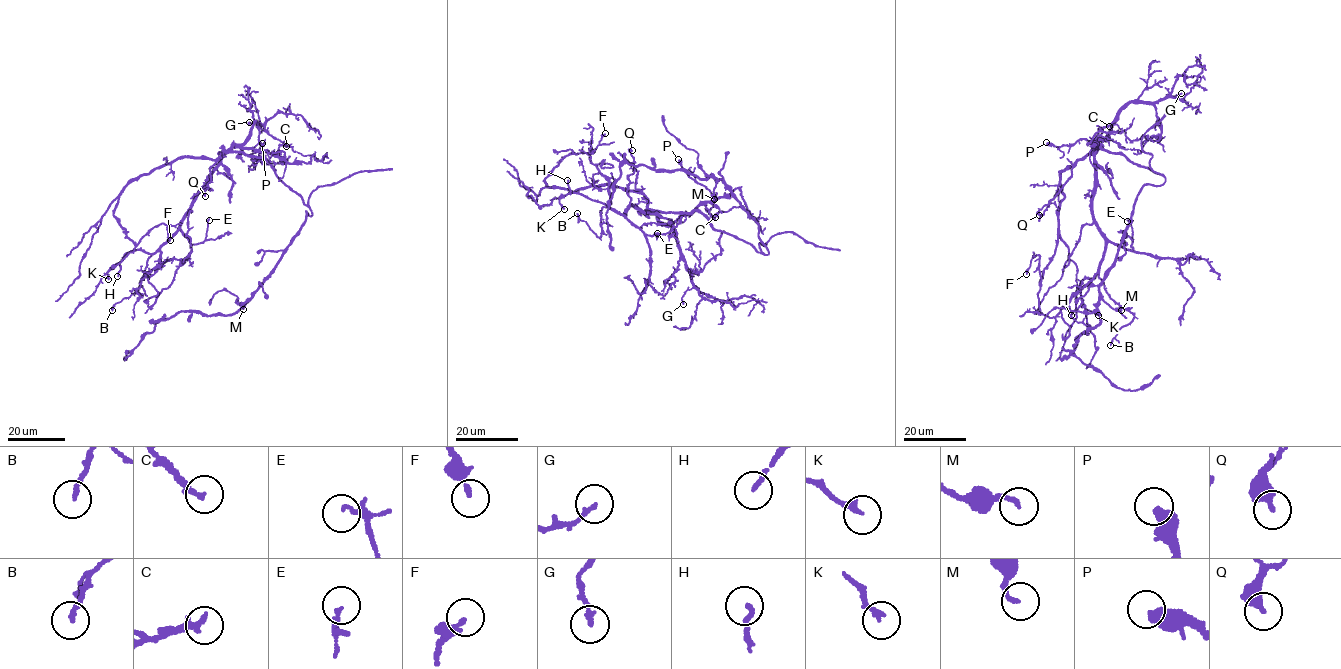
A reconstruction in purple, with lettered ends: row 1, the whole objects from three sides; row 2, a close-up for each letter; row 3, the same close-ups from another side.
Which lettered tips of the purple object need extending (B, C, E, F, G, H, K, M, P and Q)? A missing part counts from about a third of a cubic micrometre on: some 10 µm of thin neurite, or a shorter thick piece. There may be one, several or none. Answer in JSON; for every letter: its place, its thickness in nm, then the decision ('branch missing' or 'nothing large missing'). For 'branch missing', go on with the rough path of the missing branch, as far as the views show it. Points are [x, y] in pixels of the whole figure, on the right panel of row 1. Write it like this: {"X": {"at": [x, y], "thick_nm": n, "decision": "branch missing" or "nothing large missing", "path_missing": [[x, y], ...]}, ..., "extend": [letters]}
{"B": {"at": [1110, 345], "thick_nm": 180, "decision": "nothing large missing"}, "C": {"at": [1109, 126], "thick_nm": 200, "decision": "nothing large missing"}, "E": {"at": [1127, 221], "thick_nm": 100, "decision": "nothing large missing"}, "F": {"at": [1026, 274], "thick_nm": 170, "decision": "nothing large missing"}, "G": {"at": [1181, 93], "thick_nm": 190, "decision": "nothing large missing"}, "H": {"at": [1071, 315], "thick_nm": 180, "decision": "nothing large missing"}, "K": {"at": [1098, 315], "thick_nm": 220, "decision": "nothing large missing"}, "M": {"at": [1121, 310], "thick_nm": 180, "decision": "nothing large missing"}, "P": {"at": [1046, 142], "thick_nm": 480, "decision": "nothing large missing"}, "Q": {"at": [1039, 215], "thick_nm": 440, "decision": "nothing large missing"}, "extend": []}

